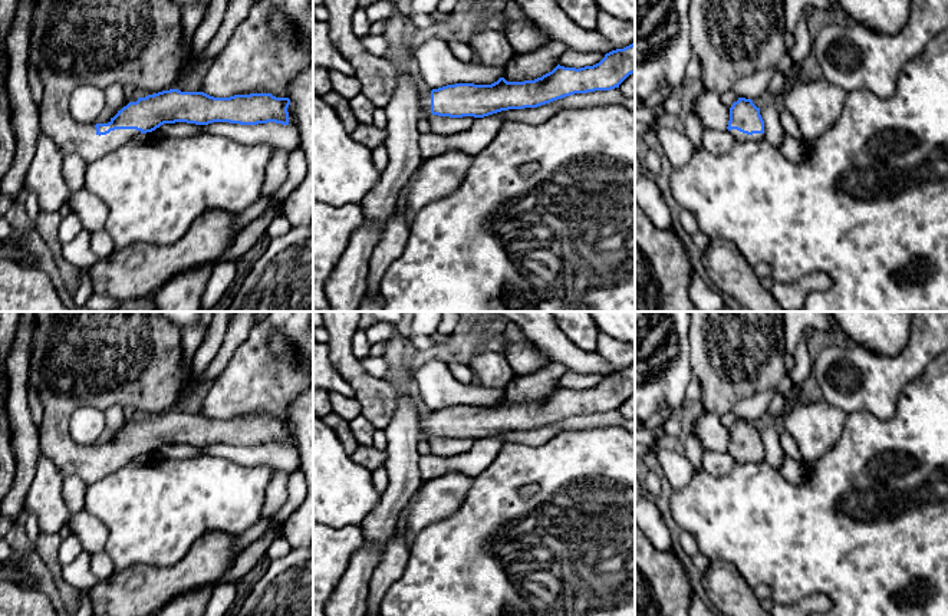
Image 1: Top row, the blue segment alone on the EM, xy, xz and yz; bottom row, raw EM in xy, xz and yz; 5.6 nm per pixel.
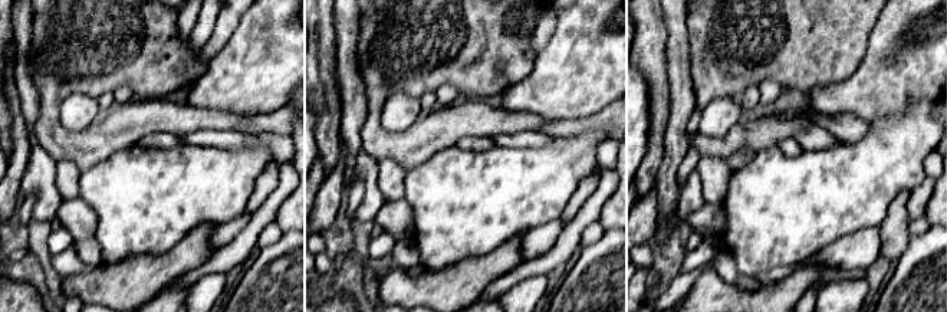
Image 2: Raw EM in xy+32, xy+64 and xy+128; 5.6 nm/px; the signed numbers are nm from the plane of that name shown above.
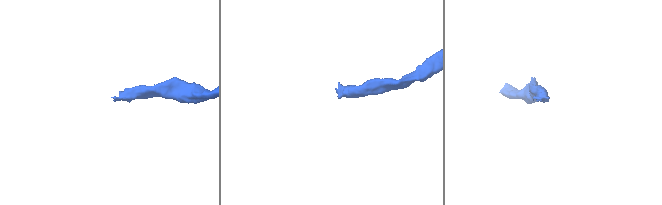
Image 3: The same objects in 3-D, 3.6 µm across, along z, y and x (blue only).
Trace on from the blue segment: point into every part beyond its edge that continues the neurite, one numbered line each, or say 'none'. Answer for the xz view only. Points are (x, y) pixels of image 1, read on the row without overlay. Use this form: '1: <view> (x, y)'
1: xz (425, 417)

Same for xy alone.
1: xy (101, 359)

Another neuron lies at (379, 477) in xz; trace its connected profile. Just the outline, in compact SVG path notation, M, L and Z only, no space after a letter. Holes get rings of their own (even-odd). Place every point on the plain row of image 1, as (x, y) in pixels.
M385 467L372 471L372 481L378 493L382 493L388 487L389 478Z

